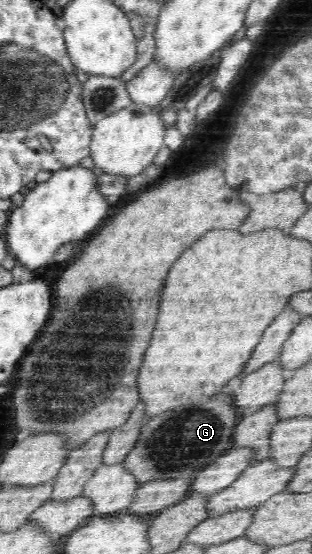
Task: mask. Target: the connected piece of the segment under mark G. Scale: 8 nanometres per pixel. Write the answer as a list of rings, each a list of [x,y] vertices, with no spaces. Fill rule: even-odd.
[[[219,392],[204,403],[195,404],[195,408],[171,408],[145,422],[122,465],[136,478],[139,487],[151,480],[169,478],[186,478],[191,485],[196,473],[233,447],[232,436],[239,420],[231,393]]]

